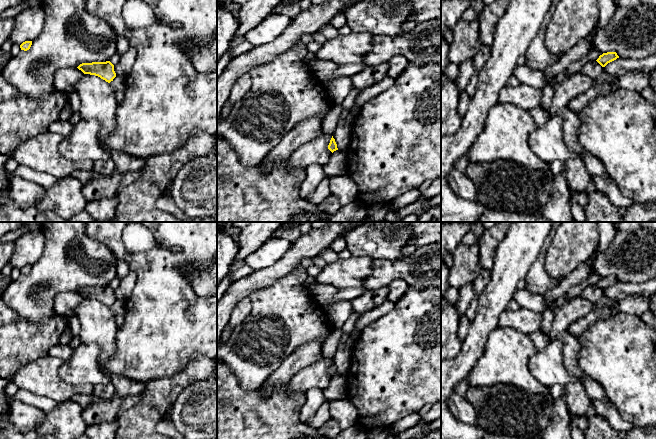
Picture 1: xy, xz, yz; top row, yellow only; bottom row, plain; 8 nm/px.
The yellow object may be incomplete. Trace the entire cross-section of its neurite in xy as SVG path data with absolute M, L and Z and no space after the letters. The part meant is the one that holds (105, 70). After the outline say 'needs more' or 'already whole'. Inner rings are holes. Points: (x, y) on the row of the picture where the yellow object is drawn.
M110 61L82 63L77 67L84 74L90 74L100 77L110 83L116 77L114 65Z | already whole

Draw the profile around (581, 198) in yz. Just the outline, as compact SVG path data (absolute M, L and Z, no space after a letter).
M572 191L572 195L582 208L587 204L587 196L584 193Z

